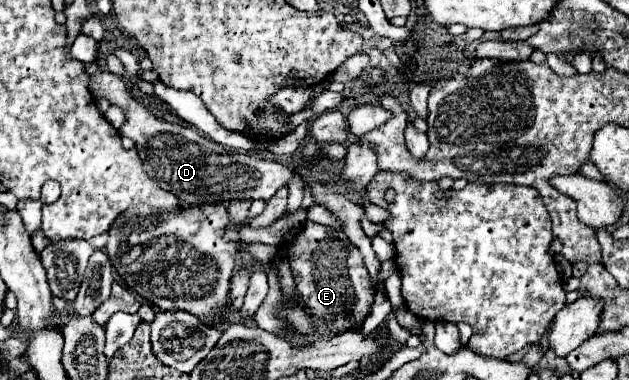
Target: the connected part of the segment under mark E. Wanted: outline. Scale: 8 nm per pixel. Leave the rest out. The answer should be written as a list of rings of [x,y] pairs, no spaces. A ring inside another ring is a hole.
[[[307,222],[303,230],[281,248],[291,264],[297,294],[313,316],[317,330],[345,332],[349,328],[361,328],[371,310],[375,288],[357,246],[353,246],[341,230]]]

